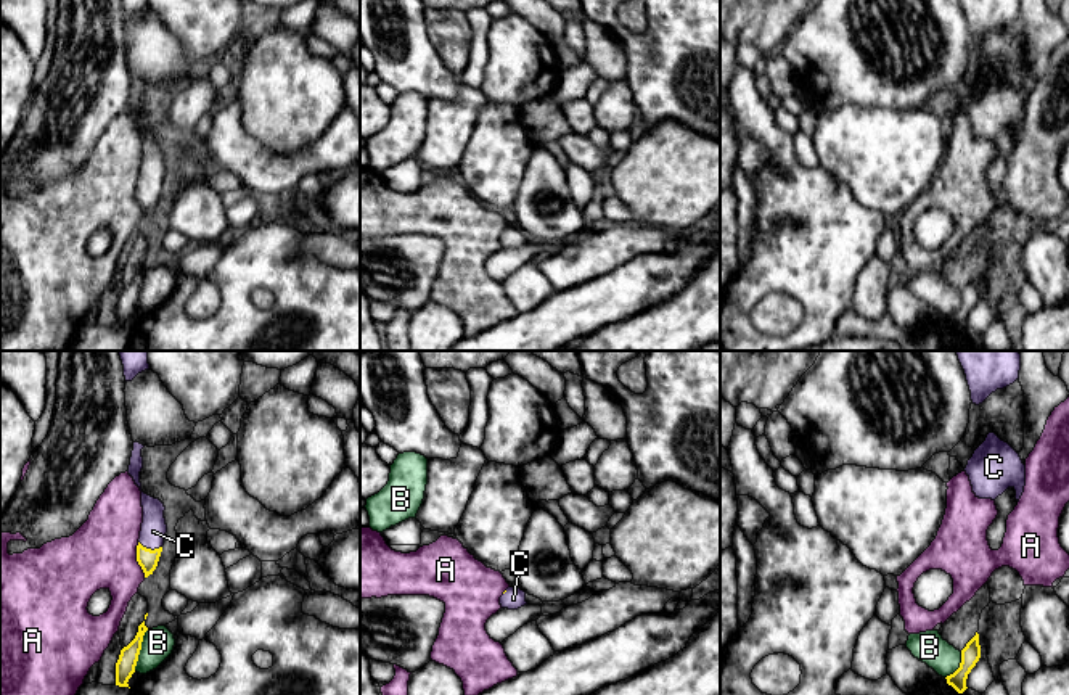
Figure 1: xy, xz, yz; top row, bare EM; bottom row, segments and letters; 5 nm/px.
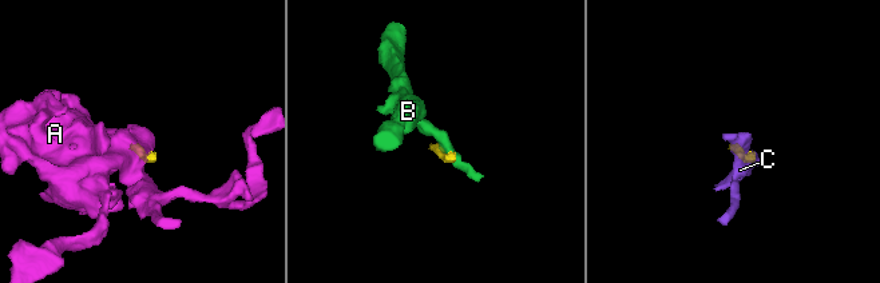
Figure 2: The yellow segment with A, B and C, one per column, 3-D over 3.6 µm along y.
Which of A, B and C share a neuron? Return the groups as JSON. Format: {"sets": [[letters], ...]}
{"sets": [["A"], ["B"], ["C"]]}

